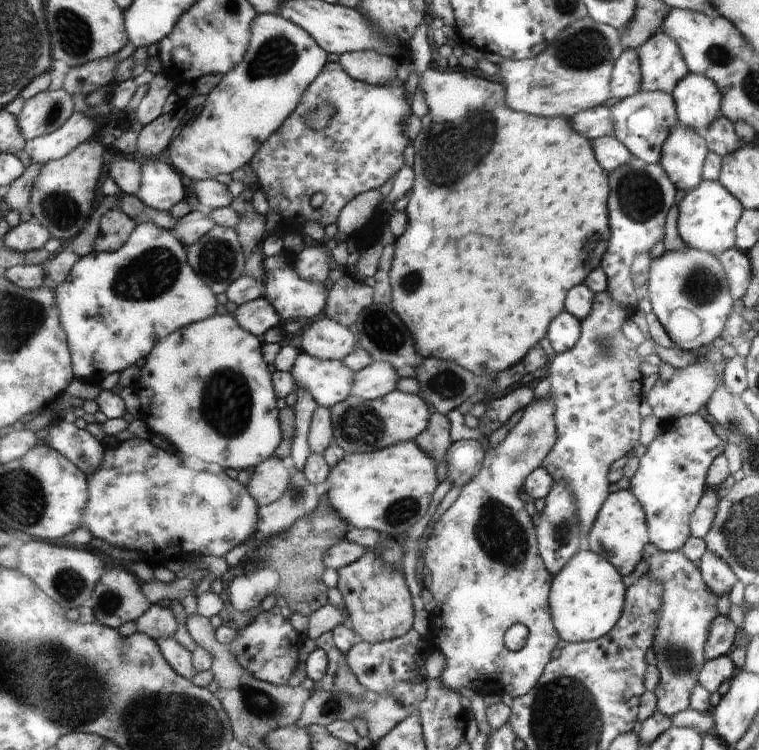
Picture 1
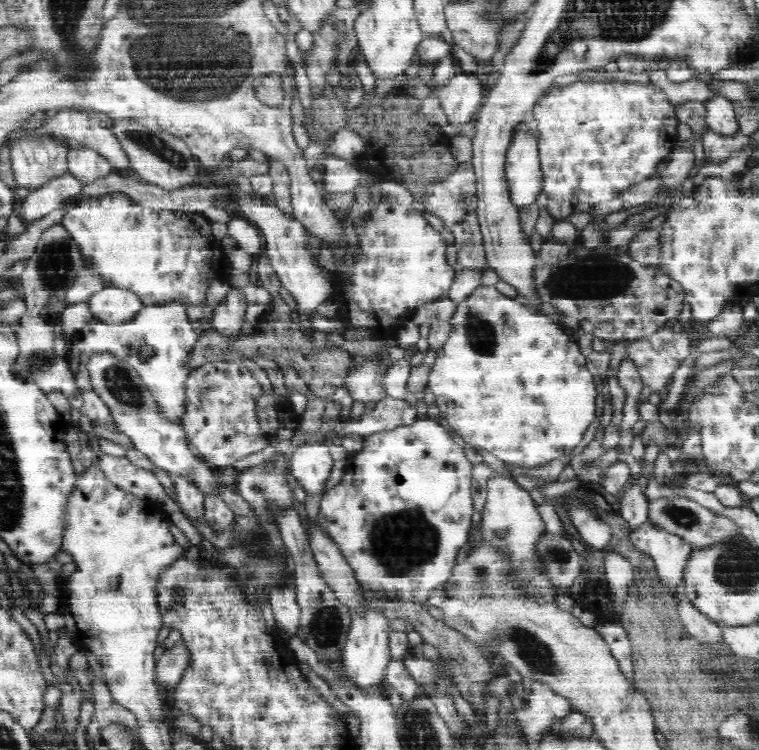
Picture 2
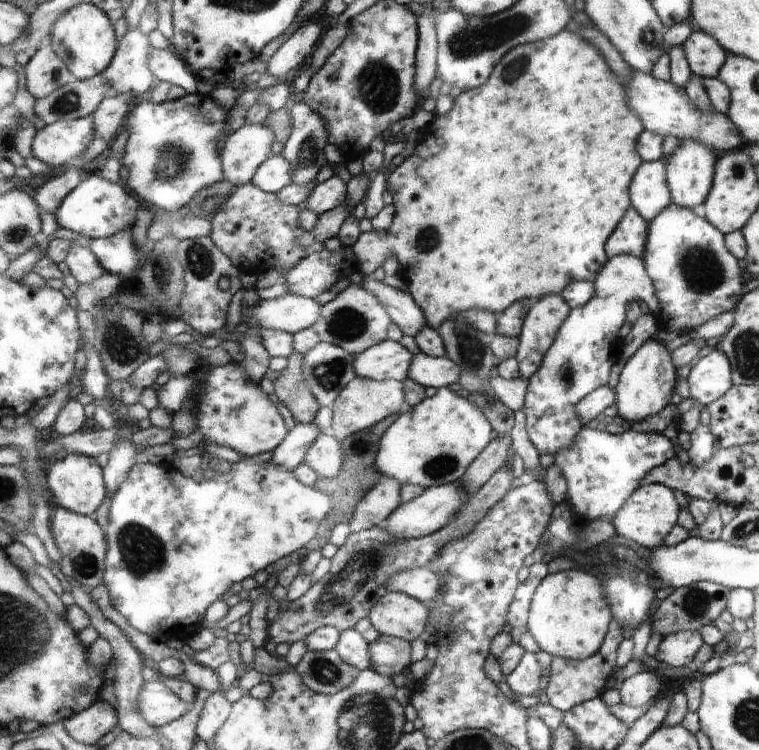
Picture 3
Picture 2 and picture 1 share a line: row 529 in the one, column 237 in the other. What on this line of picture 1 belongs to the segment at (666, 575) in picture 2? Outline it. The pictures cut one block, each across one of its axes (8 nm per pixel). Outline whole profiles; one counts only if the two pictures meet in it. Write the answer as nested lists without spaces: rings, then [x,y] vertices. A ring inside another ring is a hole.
[[[278,611],[262,612],[245,629],[240,630],[240,637],[229,646],[229,652],[234,654],[240,665],[245,667],[252,677],[260,681],[275,685],[287,685],[299,663],[299,650],[305,643],[307,636],[298,633],[291,626],[288,619]]]

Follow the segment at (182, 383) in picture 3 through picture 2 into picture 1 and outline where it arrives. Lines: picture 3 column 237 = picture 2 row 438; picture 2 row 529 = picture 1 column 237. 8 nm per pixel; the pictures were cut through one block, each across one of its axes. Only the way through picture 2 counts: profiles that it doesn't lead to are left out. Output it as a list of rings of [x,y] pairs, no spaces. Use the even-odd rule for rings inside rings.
[[[214,316],[198,321],[170,336],[142,370],[136,385],[141,399],[142,419],[153,435],[164,436],[176,444],[186,456],[202,458],[224,468],[248,470],[258,467],[274,456],[282,438],[277,395],[264,361],[263,340],[252,335],[234,316]]]

